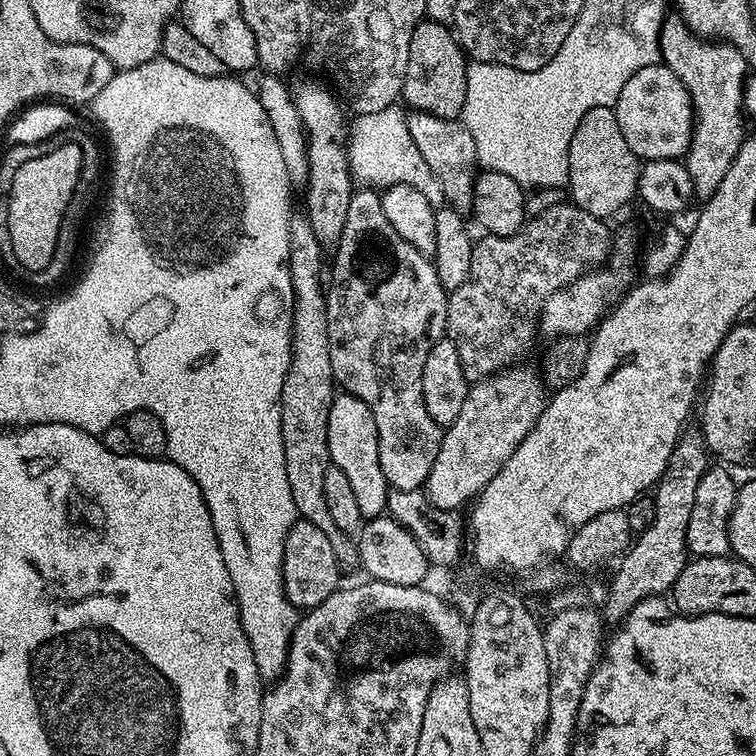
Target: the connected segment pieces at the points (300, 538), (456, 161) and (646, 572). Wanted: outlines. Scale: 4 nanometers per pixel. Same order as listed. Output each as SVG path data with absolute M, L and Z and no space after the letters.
M297 519L284 537L284 590L288 599L301 609L317 608L341 587L340 560L329 533L309 520Z
M409 111L406 116L410 136L423 161L430 166L434 178L441 184L444 200L461 214L472 211L472 196L478 175L478 161L474 138L470 138L470 130L459 119L446 116L434 116L428 112Z
M685 435L672 451L666 470L660 475L660 481L654 485L656 496L654 495L653 520L644 532L631 541L630 547L623 553L624 561L608 588L602 616L612 626L619 625L635 604L642 602L647 596L667 593L678 574L682 574L690 559L686 530L690 526L690 513L694 511L698 482L710 467L708 455L710 449L699 435Z

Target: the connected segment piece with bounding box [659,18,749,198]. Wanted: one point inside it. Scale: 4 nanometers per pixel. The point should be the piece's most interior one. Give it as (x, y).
(713, 73)

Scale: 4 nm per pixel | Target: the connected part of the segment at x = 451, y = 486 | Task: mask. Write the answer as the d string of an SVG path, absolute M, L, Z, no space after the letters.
M509 366L502 374L477 380L469 387L458 418L447 425L438 458L428 475L426 495L431 507L460 508L468 499L477 497L538 422L546 391L530 369L520 367Z

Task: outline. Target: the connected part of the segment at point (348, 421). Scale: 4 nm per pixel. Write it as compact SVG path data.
M337 395L328 406L328 458L338 470L346 474L346 478L350 478L350 486L354 489L354 496L358 498L361 517L375 518L385 515L390 485L380 465L378 430L374 422L374 414L370 414L370 406L366 406L366 402L362 402L356 396Z

